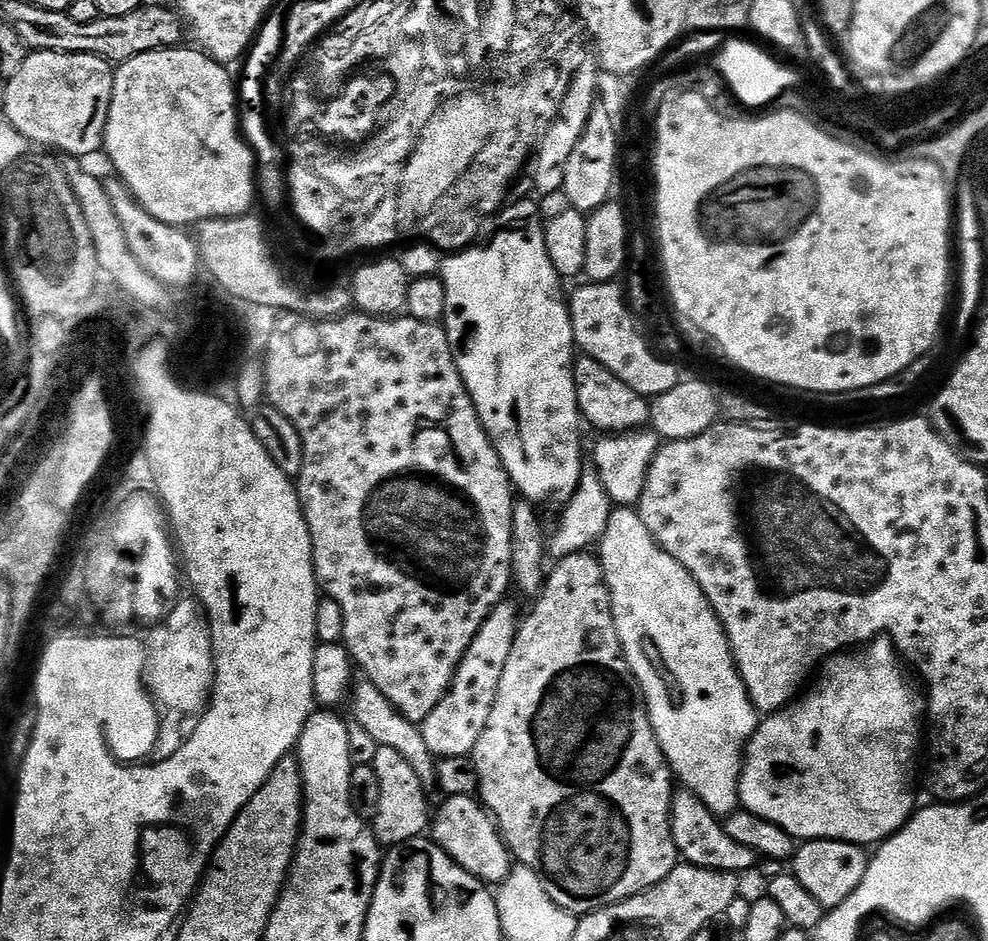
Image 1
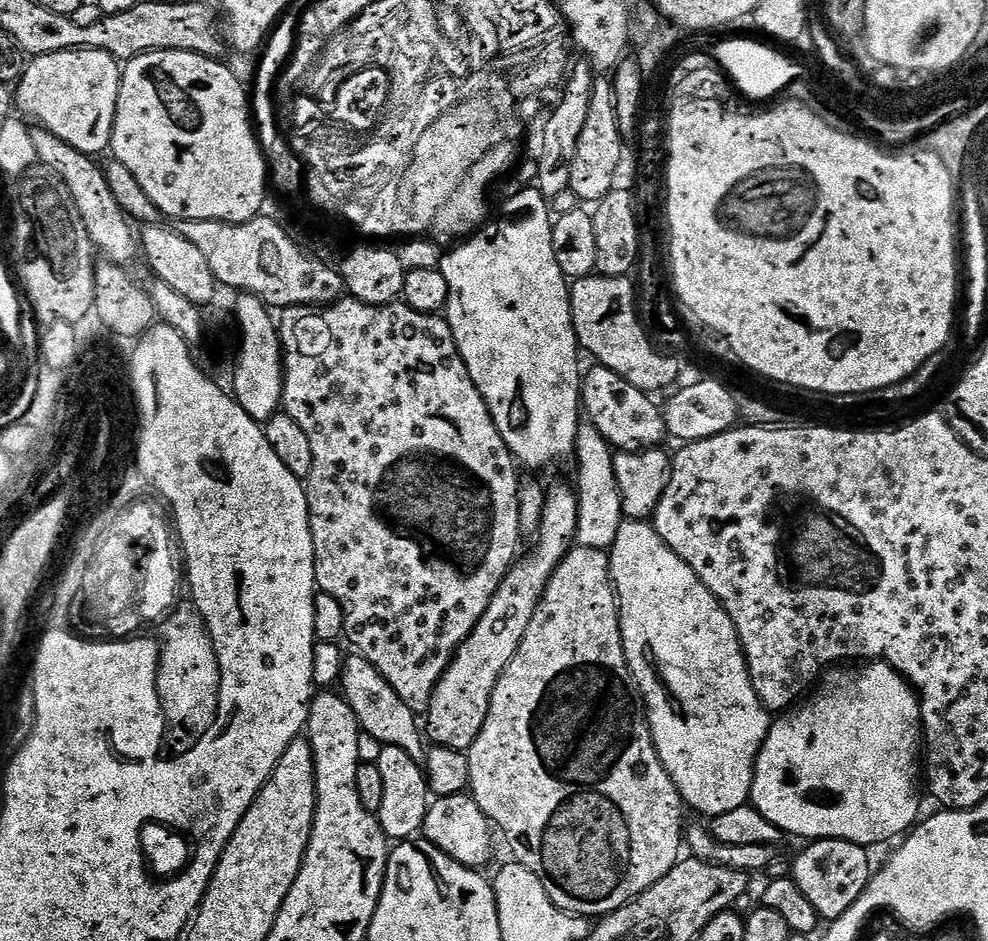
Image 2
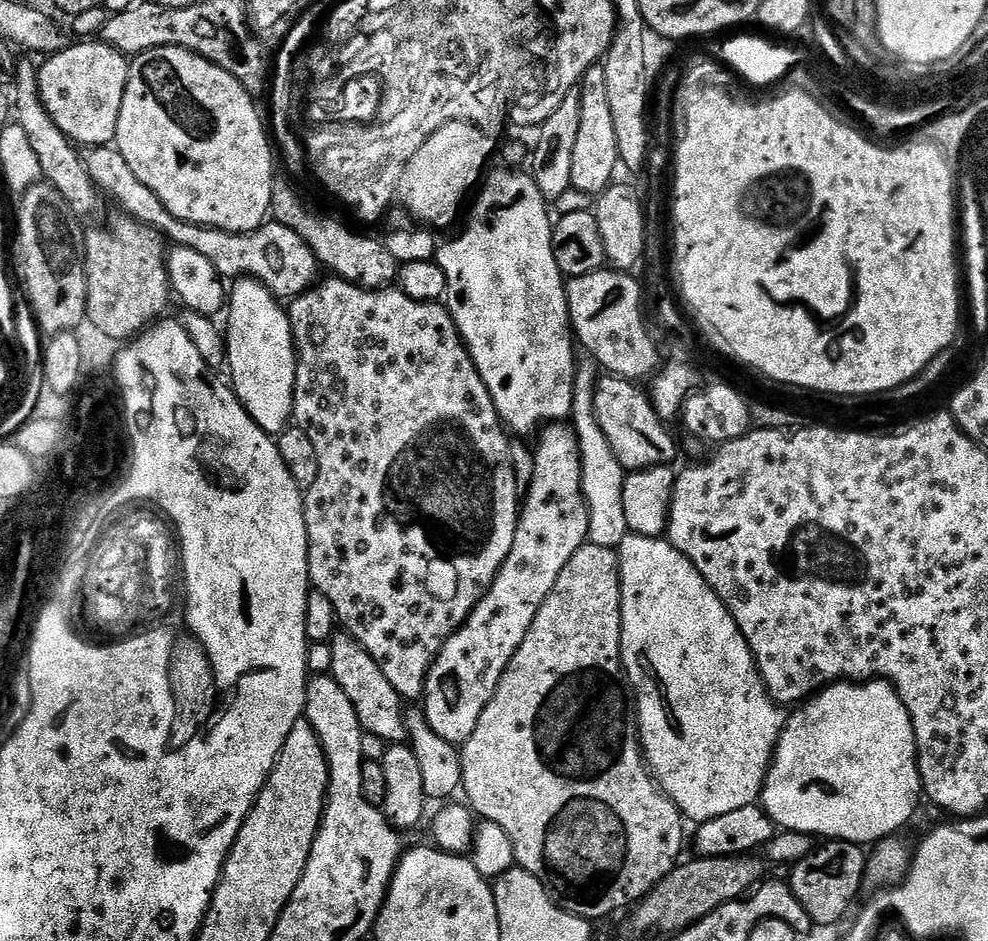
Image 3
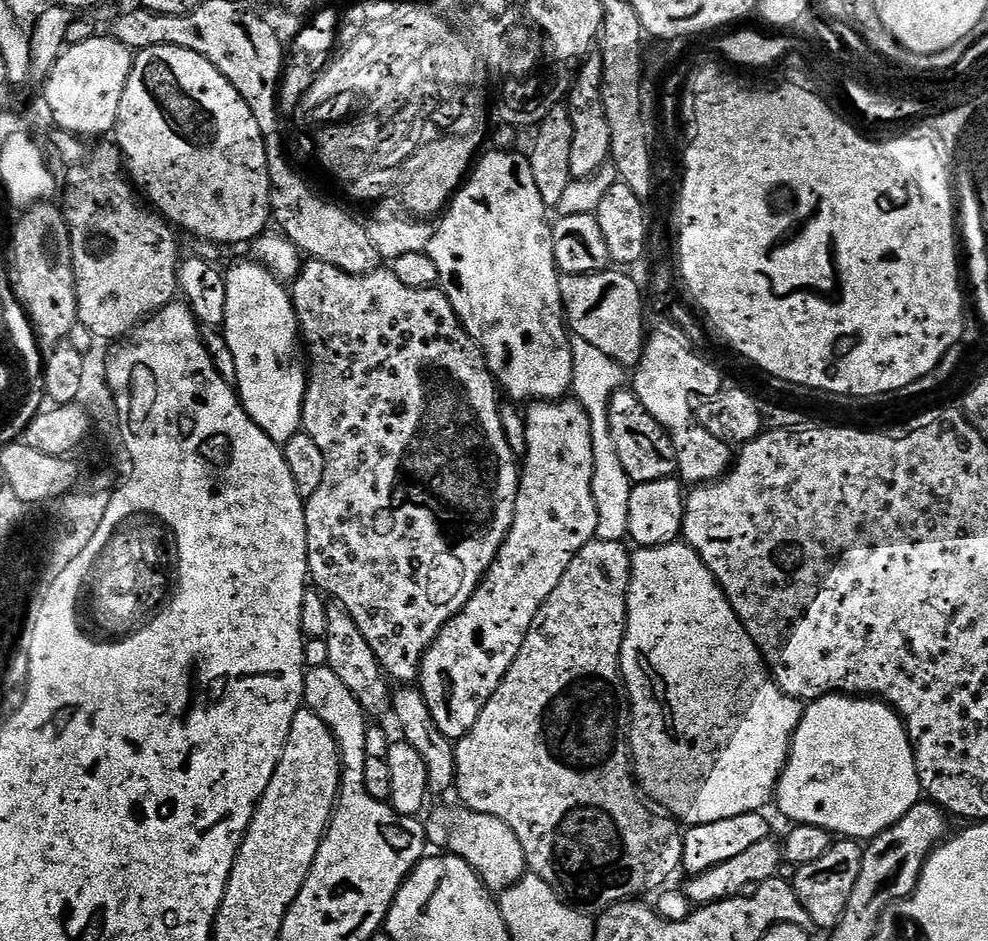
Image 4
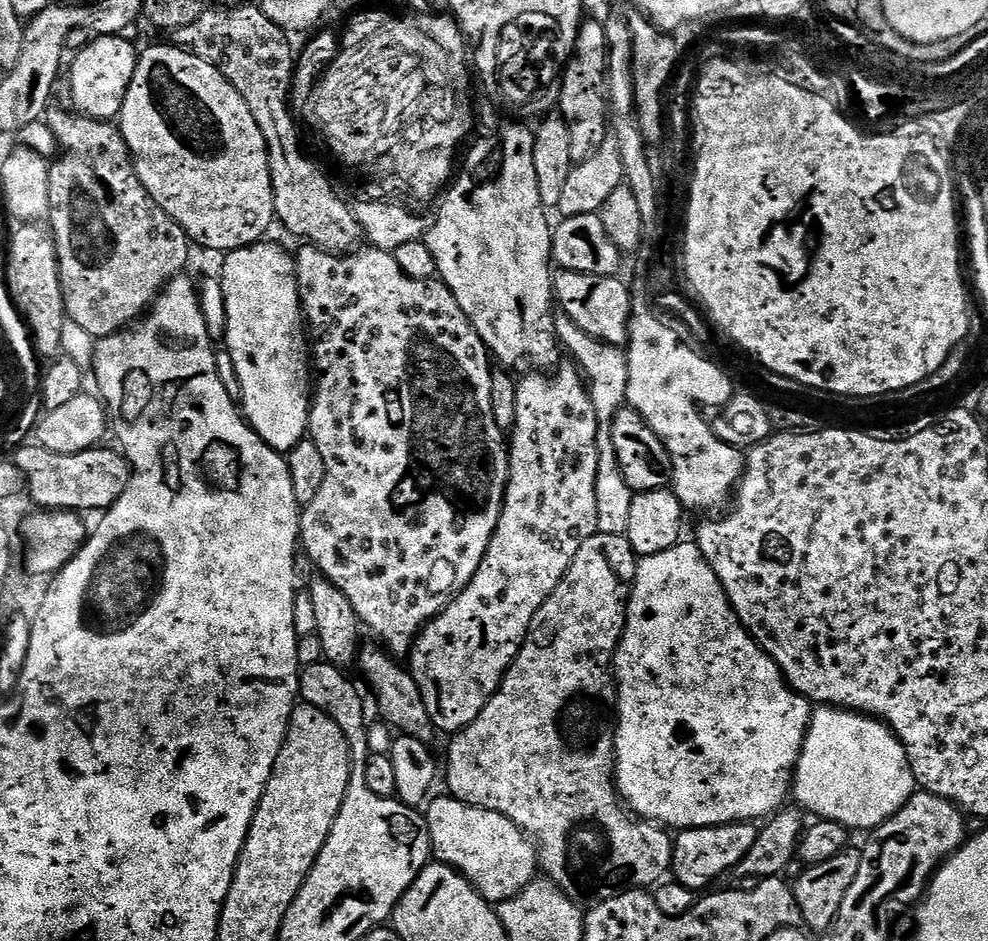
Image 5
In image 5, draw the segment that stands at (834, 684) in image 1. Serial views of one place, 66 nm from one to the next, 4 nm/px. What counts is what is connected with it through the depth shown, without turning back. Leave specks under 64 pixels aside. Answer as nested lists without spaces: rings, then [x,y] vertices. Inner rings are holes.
[[[820,706],[813,711],[800,761],[794,769],[794,800],[796,796],[795,803],[801,809],[809,808],[815,817],[838,822],[849,830],[873,830],[898,814],[917,788],[905,748],[885,722],[831,706]]]

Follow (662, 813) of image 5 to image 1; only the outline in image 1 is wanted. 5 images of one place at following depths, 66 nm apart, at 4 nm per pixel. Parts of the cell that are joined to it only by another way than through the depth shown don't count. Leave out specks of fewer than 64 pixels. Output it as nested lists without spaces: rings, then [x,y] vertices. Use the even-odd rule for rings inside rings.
[[[617,507],[613,511],[608,523],[608,530],[598,545],[598,559],[604,568],[604,577],[608,583],[608,592],[612,596],[612,616],[616,620],[616,629],[620,645],[624,648],[624,657],[634,674],[634,678],[640,683],[640,690],[644,693],[644,705],[648,708],[648,717],[652,723],[654,734],[664,751],[664,757],[668,759],[668,766],[672,769],[675,779],[680,780],[687,791],[692,792],[703,804],[716,816],[727,818],[741,807],[740,803],[740,774],[744,771],[744,758],[748,743],[752,735],[760,727],[761,713],[757,712],[752,704],[750,694],[742,682],[740,672],[736,668],[736,660],[732,657],[732,647],[728,636],[724,633],[724,626],[716,616],[715,610],[710,606],[706,594],[694,582],[694,578],[683,568],[666,550],[661,548],[659,542],[650,534],[646,522],[642,522],[639,511],[632,508]]]

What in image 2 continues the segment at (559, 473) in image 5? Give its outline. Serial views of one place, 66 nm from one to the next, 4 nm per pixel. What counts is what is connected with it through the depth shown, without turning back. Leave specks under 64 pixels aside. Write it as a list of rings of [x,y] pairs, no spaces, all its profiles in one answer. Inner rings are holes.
[[[556,484],[547,489],[541,528],[532,553],[529,556],[521,555],[512,565],[511,572],[502,582],[502,586],[498,586],[490,606],[486,606],[486,614],[482,614],[478,626],[474,626],[466,642],[460,644],[456,657],[438,682],[426,713],[426,736],[433,745],[467,753],[474,738],[478,738],[486,722],[486,714],[490,710],[494,686],[498,686],[502,670],[506,670],[510,658],[514,658],[526,634],[526,626],[530,626],[530,618],[534,618],[536,607],[544,597],[554,570],[562,562],[569,548],[573,547],[576,539],[580,498],[569,488],[564,484]]]

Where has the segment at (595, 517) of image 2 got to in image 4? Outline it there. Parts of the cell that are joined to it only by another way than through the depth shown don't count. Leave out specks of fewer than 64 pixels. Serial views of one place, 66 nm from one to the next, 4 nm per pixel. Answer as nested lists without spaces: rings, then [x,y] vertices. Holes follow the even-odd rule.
[[[572,336],[572,357],[574,370],[570,392],[574,399],[584,407],[590,418],[590,438],[594,442],[592,493],[594,506],[598,510],[596,539],[606,542],[623,541],[627,537],[630,526],[630,494],[633,483],[618,459],[614,438],[610,435],[610,398],[614,398],[614,394],[625,387],[626,369],[618,362],[614,362],[614,358],[602,354],[602,350],[590,346],[586,338]]]

